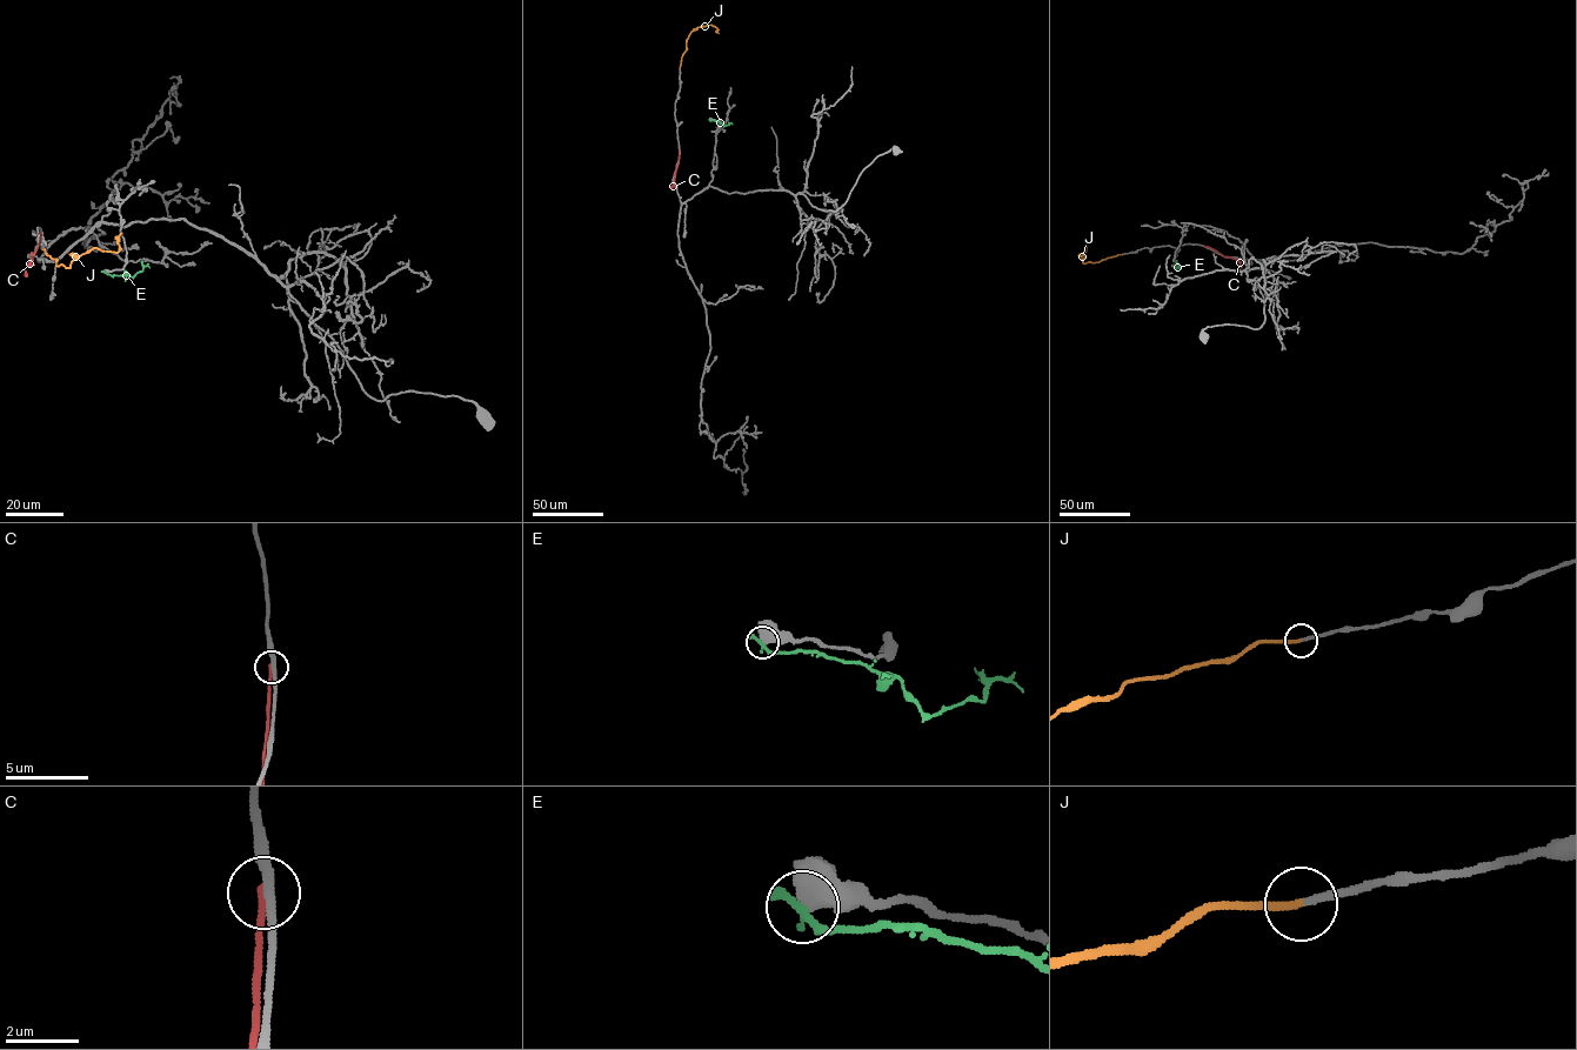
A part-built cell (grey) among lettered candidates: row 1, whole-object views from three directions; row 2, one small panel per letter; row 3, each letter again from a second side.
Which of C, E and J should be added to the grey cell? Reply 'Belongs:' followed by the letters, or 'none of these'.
Belongs: J

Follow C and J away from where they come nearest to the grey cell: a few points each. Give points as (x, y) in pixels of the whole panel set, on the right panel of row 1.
C: (1204, 246), (1236, 259), (1241, 268)
J: (1122, 254), (1083, 263), (1078, 255), (1087, 246)

